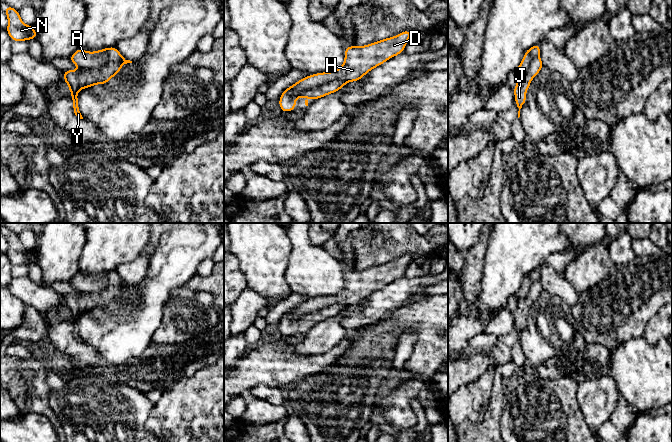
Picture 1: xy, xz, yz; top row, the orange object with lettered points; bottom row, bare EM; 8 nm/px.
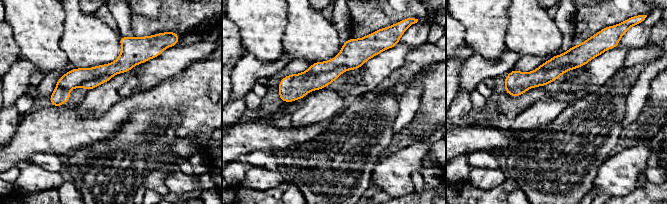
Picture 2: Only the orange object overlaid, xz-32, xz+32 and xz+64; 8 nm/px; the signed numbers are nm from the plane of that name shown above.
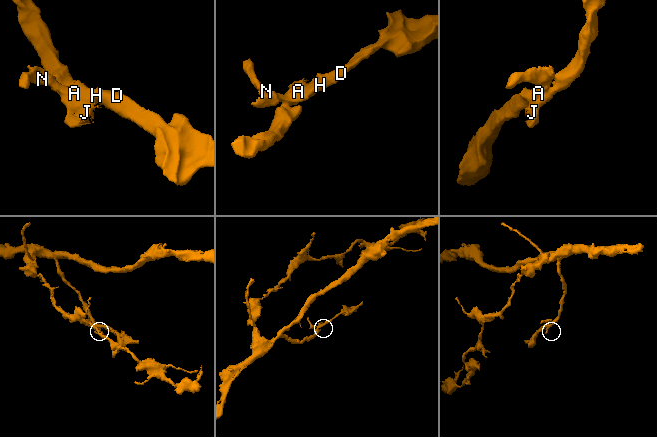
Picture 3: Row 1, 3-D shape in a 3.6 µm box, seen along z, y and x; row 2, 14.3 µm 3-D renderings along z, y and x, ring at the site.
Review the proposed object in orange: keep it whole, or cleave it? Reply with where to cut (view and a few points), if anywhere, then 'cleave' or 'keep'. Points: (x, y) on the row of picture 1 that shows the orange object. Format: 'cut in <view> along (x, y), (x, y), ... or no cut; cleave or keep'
cut in xz along (345, 82), (331, 80), (296, 95), (289, 90); cleave

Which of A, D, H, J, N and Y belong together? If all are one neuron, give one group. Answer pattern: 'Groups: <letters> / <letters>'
Groups: A D H N / J Y

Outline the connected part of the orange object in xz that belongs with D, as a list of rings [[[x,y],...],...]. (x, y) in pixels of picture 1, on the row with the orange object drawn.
[[[406,30],[397,36],[362,47],[348,46],[344,51],[345,62],[339,69],[307,76],[290,86],[290,91],[297,96],[334,80],[345,83],[361,80],[371,69],[382,65],[389,58],[403,53],[411,35],[412,32]]]

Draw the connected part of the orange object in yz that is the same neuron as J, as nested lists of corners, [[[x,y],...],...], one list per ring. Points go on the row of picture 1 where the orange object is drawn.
[[[539,56],[535,57],[528,70],[524,74],[520,74],[517,77],[517,85],[513,88],[515,94],[515,104],[519,108],[518,118],[520,117],[520,109],[526,102],[526,91],[530,86],[531,80],[539,73],[543,68],[542,61]]]

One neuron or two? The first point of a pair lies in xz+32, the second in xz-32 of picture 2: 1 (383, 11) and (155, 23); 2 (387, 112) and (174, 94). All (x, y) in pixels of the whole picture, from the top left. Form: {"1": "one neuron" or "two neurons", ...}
{"1": "one neuron", "2": "two neurons"}

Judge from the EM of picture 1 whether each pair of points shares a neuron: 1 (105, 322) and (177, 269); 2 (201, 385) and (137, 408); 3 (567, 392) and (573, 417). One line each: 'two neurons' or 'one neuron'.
1: one neuron
2: two neurons
3: one neuron

